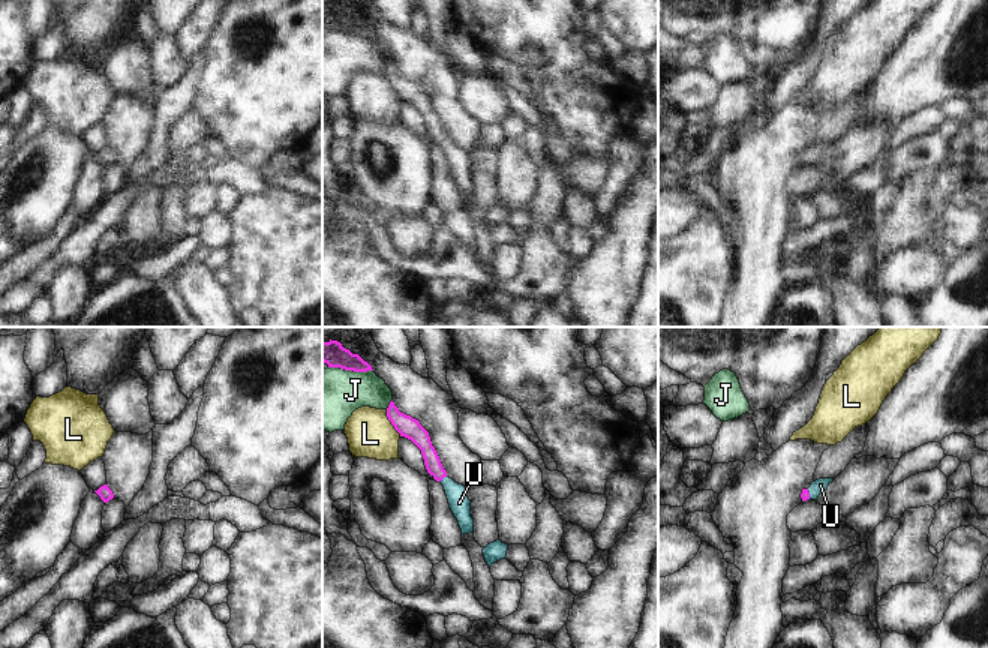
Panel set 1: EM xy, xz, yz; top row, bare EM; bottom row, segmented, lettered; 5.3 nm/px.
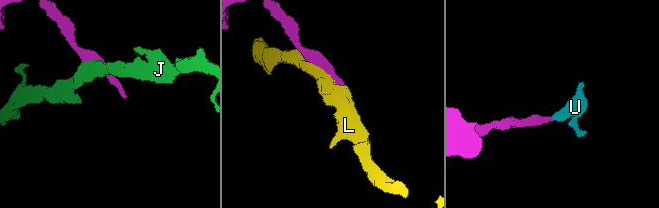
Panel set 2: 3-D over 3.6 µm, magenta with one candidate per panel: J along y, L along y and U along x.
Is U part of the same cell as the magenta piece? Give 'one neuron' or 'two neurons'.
one neuron

